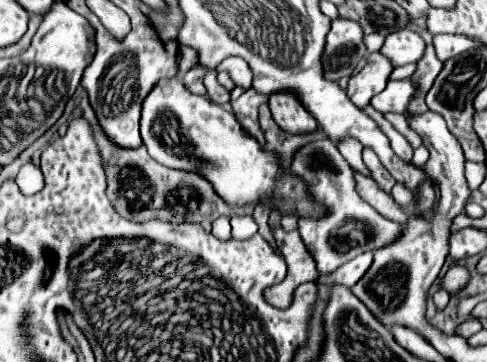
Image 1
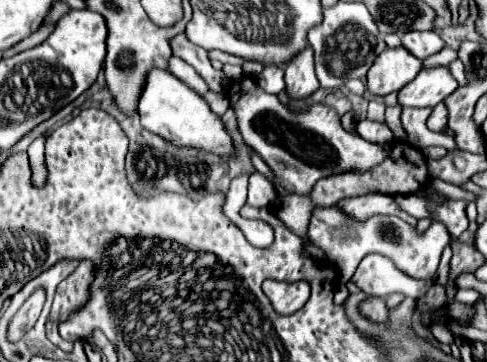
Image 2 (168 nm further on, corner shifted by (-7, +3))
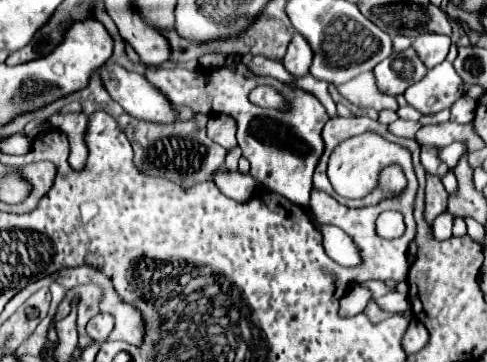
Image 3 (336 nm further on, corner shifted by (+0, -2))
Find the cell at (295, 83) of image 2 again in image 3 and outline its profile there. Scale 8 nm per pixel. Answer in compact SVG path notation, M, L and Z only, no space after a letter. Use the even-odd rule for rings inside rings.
M294 33L292 41L290 41L290 47L284 55L284 67L292 75L306 75L310 71L312 57L314 57L314 53L312 53L310 43L300 33Z

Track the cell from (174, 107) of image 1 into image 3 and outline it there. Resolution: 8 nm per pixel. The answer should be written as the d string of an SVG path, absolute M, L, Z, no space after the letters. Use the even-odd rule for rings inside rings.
M108 61L98 69L100 79L108 95L124 107L136 119L148 121L174 121L174 107L168 105L168 99L148 85L148 79L140 73L126 71L122 65Z

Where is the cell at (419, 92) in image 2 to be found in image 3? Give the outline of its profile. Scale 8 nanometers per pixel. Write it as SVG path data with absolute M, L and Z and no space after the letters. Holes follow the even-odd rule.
M444 61L428 71L424 81L410 85L404 93L406 101L420 113L438 113L450 109L464 95L464 81L450 61Z

